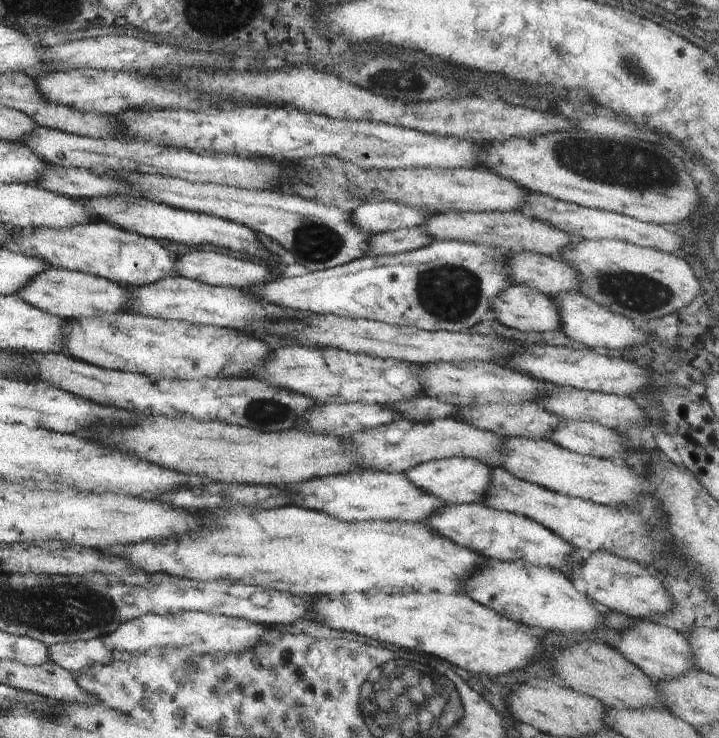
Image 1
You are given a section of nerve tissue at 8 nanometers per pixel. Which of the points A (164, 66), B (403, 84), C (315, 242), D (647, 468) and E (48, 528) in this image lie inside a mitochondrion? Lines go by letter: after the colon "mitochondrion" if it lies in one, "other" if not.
A: other
B: mitochondrion
C: mitochondrion
D: other
E: other

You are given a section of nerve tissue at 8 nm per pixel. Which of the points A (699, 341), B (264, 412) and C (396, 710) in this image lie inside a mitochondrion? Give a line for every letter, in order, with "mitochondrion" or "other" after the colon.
A: other
B: mitochondrion
C: mitochondrion

